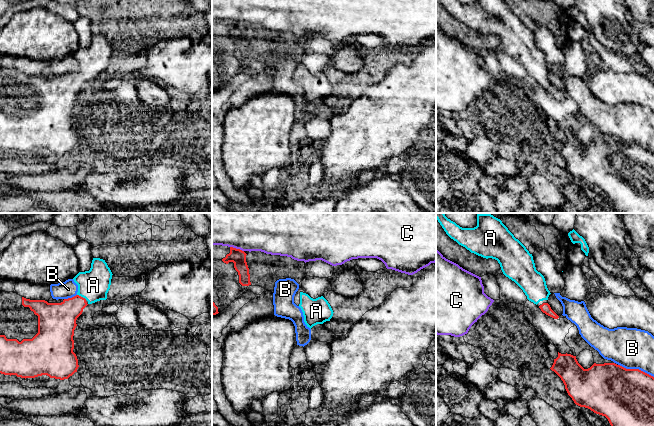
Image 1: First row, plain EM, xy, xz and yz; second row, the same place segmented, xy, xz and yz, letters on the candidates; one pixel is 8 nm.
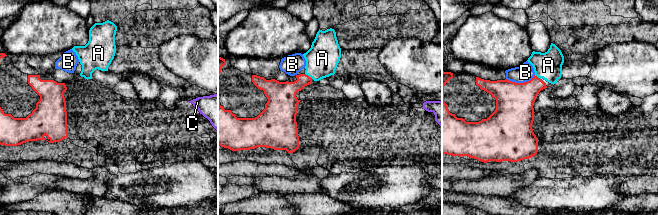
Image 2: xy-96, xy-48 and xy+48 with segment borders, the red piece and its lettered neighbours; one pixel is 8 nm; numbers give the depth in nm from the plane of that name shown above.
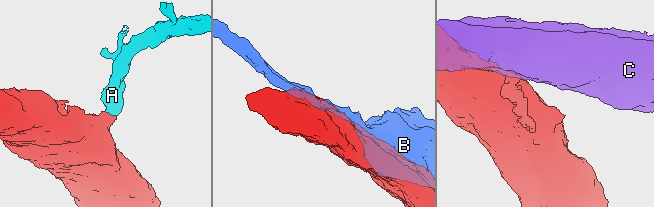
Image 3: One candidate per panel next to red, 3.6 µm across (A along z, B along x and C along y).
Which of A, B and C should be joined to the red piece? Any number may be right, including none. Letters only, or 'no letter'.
A

